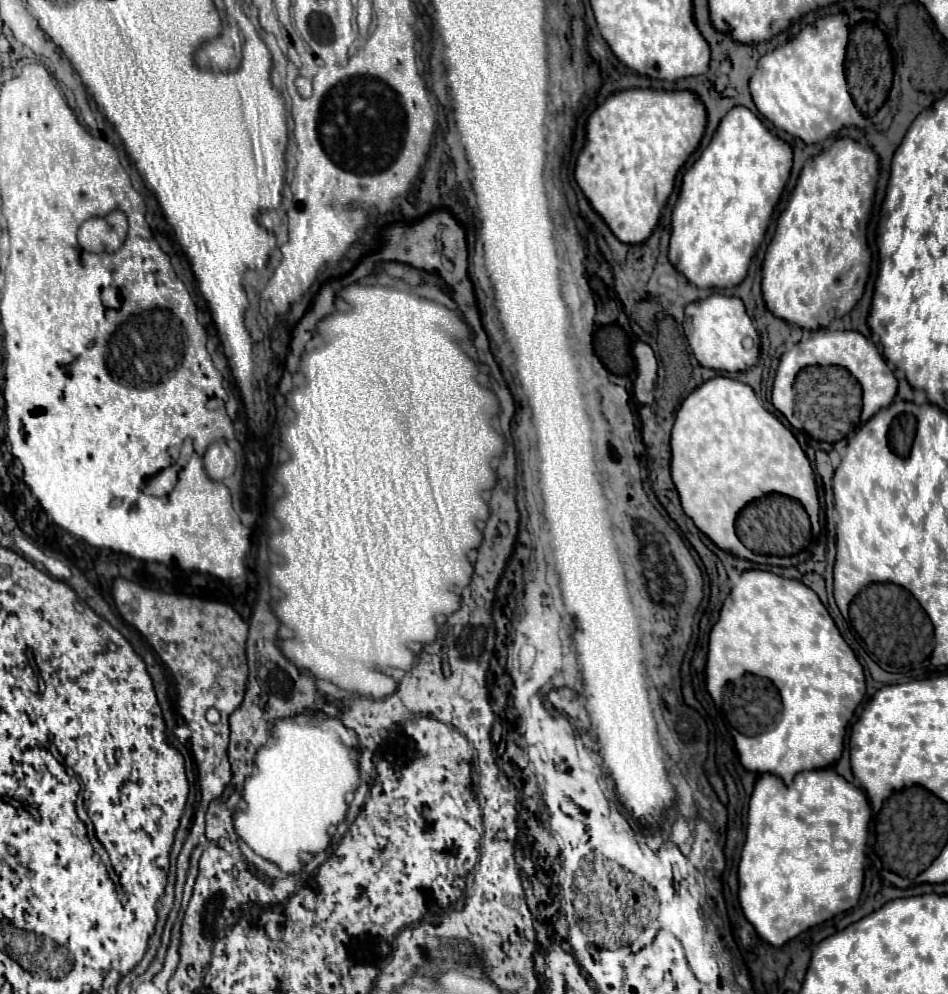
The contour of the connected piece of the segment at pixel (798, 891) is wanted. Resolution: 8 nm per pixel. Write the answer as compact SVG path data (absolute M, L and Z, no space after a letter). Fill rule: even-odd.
M834 769L798 773L790 787L774 775L762 775L750 797L748 831L738 865L738 901L758 937L772 947L784 947L800 933L824 923L858 903L864 881L864 847L870 805L862 789L850 785Z

